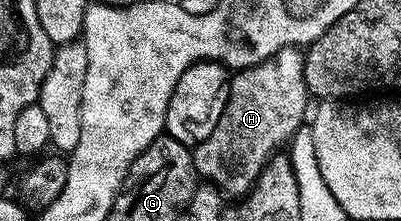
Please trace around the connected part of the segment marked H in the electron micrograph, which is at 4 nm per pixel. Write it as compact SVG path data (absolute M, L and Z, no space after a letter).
M288 48L285 50L278 50L271 58L266 58L261 64L251 66L248 70L238 71L230 79L227 88L227 103L221 112L221 120L217 120L217 128L213 128L213 132L209 132L209 136L204 142L200 142L198 146L194 147L193 157L195 159L195 172L200 179L206 180L210 185L214 186L216 190L222 192L224 195L239 194L235 196L246 196L252 188L255 187L255 181L261 176L261 172L267 167L267 162L273 155L280 153L283 145L294 136L299 130L299 125L304 122L309 114L309 106L307 110L307 102L309 103L309 95L307 92L307 85L305 84L305 76L303 75L303 56L304 51L299 48Z

